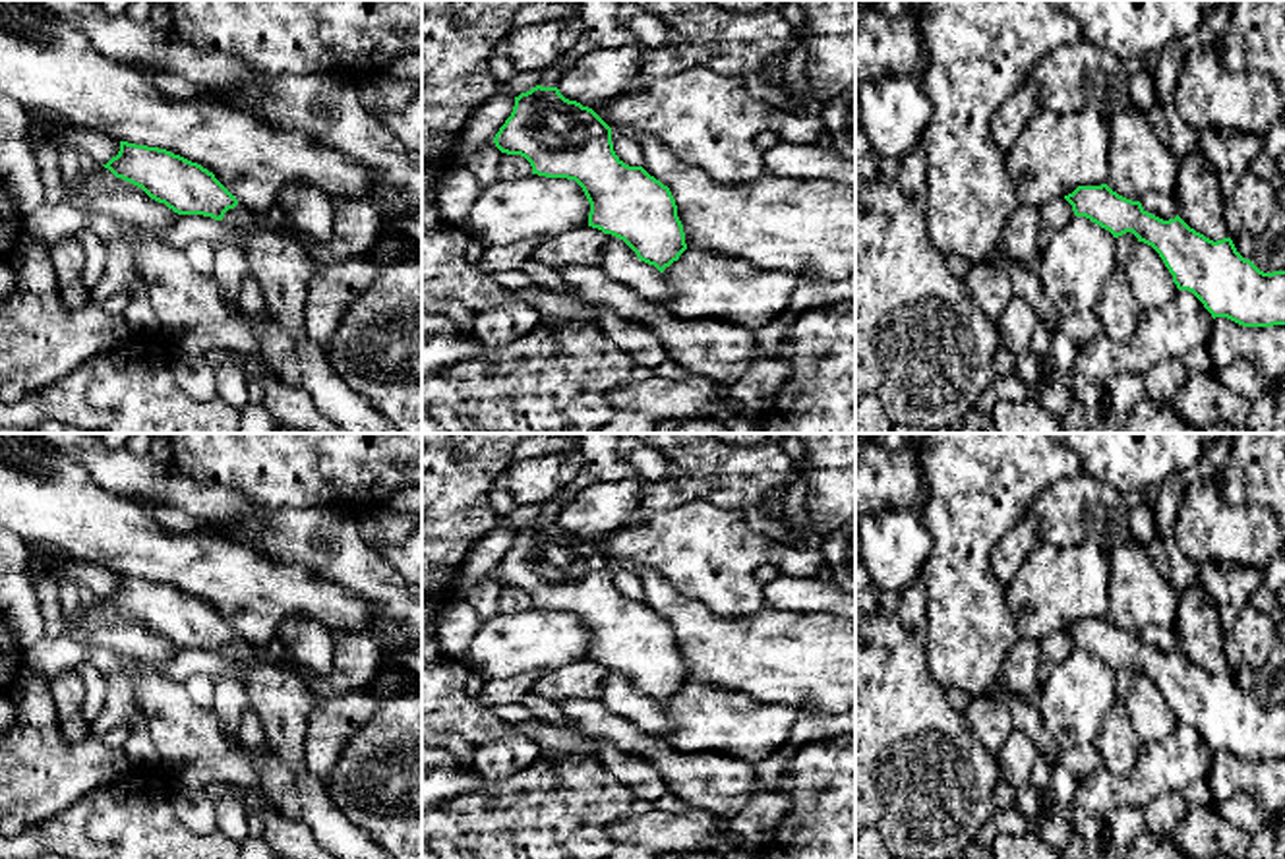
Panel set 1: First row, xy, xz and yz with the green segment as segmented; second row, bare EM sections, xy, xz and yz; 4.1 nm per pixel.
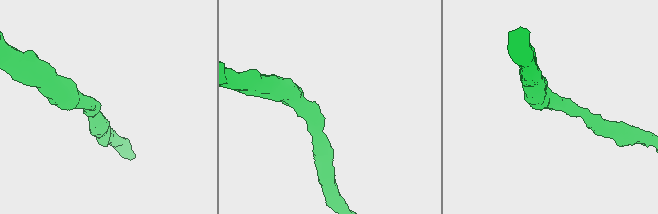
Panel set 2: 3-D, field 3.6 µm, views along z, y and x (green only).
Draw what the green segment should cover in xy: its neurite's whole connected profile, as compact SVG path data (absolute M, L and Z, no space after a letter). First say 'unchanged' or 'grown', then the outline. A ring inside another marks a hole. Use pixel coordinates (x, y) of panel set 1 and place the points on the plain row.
grown | M120 575L118 588L103 600L178 648L203 648L228 660L242 673L267 745L294 770L306 762L308 722L321 698L298 671L273 656L257 658L252 642L213 606L166 582Z

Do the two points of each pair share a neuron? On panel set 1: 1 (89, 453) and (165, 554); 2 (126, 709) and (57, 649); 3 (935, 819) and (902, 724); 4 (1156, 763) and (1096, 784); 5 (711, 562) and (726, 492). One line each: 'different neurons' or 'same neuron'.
1: different neurons
2: same neuron
3: same neuron
4: same neuron
5: different neurons

